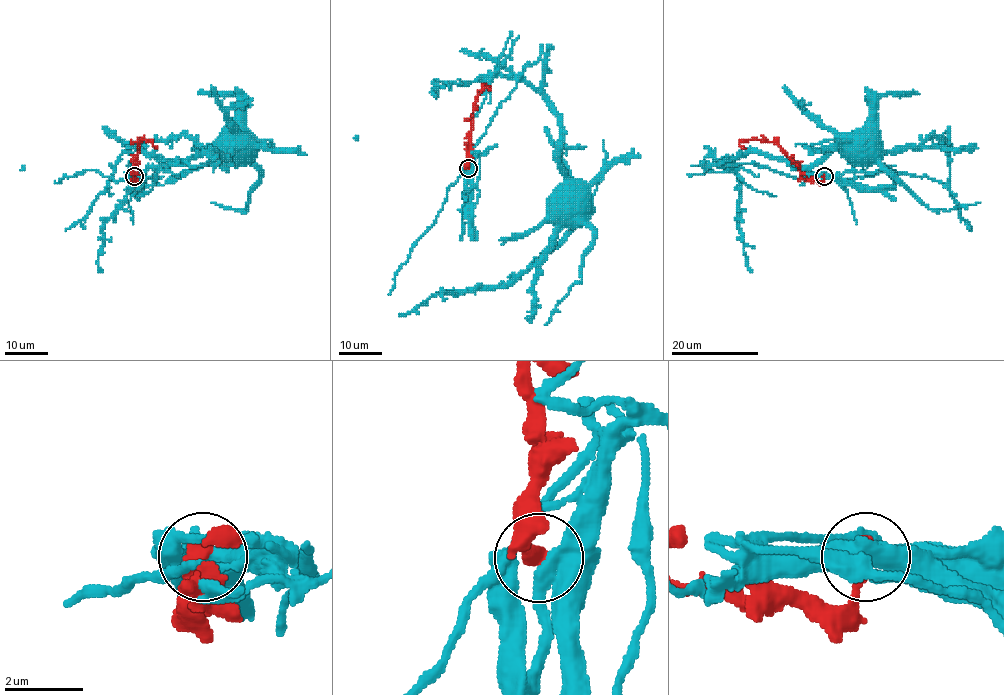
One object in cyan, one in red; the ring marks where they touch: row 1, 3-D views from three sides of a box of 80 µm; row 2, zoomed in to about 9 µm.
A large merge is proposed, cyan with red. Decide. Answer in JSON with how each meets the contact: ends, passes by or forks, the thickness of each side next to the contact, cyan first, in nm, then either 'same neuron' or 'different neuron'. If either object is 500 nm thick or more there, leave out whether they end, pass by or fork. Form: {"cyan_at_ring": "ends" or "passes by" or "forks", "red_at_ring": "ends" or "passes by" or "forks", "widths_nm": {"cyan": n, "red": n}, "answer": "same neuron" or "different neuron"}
{"widths_nm": {"cyan": 650, "red": 480}, "answer": "different neuron"}

